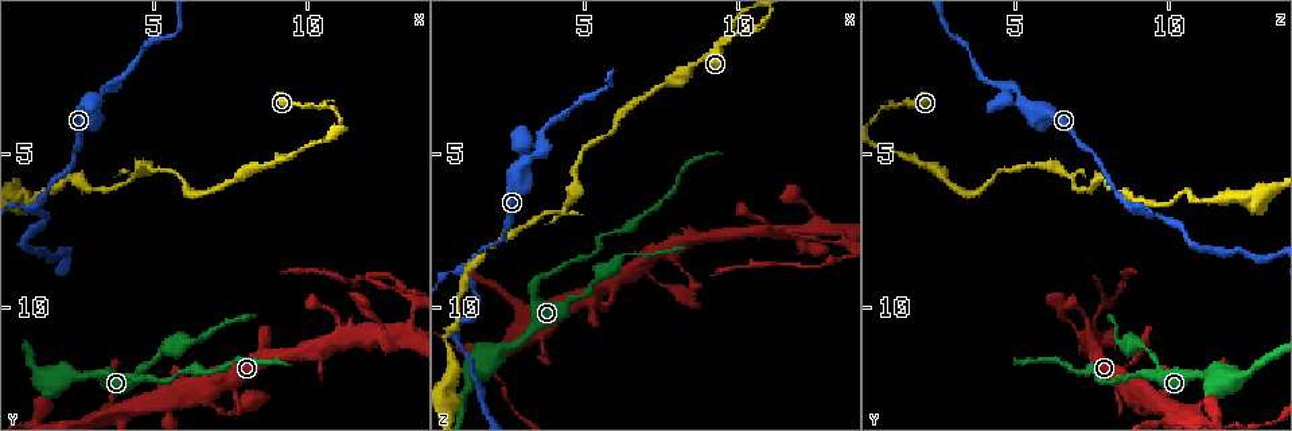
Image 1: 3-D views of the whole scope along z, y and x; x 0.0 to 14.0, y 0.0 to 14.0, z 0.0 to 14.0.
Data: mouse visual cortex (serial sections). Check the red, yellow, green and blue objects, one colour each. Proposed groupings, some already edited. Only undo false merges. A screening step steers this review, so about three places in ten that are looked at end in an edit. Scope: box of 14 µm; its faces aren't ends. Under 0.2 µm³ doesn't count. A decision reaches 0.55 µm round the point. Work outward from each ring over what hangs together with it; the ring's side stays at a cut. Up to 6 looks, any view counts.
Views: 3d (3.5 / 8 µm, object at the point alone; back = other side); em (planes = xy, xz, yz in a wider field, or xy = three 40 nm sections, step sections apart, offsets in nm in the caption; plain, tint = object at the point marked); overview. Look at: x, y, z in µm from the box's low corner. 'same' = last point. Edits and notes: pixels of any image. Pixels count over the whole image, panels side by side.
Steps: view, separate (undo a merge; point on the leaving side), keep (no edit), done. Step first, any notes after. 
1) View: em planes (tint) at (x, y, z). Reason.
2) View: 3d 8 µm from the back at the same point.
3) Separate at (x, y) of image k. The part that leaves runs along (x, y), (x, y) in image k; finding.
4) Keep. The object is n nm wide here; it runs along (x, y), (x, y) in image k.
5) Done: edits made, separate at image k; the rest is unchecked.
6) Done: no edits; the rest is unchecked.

View: 3d 8 µm at (13.1, 10.9, 7.5). Four-way junction.

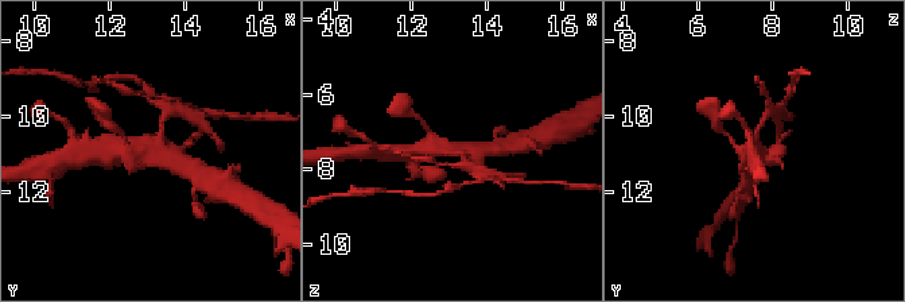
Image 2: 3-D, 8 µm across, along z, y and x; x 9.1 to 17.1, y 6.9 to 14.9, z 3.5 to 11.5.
View: 3d 3.5 µm at (13.2, 10.9, 7.4).

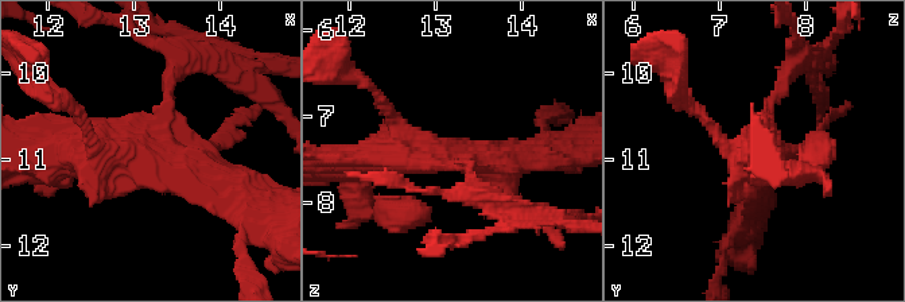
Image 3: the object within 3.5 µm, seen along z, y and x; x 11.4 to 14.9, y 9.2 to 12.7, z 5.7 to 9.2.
View: em xy step 1 (tint) at (13.10, 10.95, 7.45). 4 arms meet here; the arms are 150, 300, 300, 500 nm wide; now the EM.

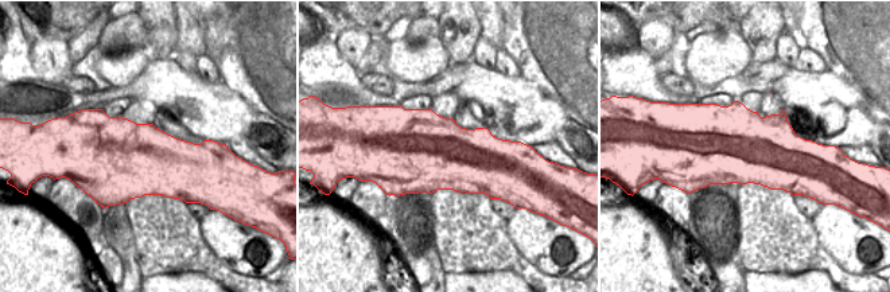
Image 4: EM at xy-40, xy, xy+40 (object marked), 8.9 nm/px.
Separate at (781, 70) of image 3. The part that leaves runs along (769, 107), (800, 57), (835, 37) in image 3; a second cell is stuck on.

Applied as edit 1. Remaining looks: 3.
View: 3d 3.5 µm at (4.1, 5.9, 7.0). Thin neck.

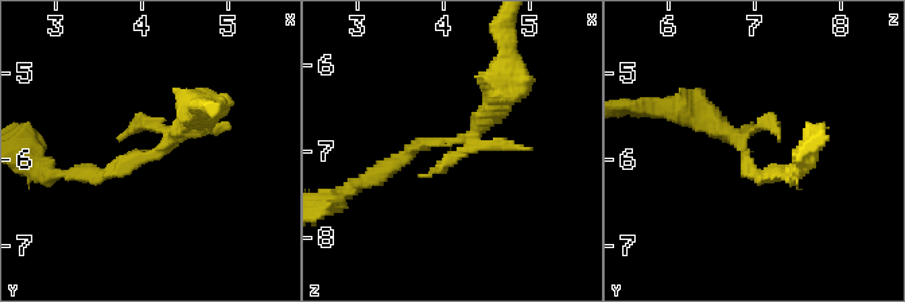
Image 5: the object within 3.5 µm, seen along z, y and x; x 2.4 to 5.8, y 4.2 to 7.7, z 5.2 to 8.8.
View: em xy step 3 (tint) at (4.05, 5.90, 6.85). Shape alone is not enough.

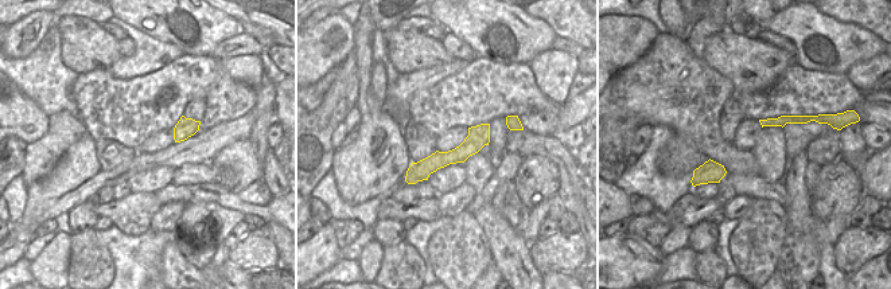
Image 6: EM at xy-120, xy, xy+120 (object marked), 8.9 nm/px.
Keep. It runs along (486, 127), (459, 155), (409, 179) in image 6; continuous, no second cell.

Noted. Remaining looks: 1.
Done: edits made, separate at image 3; the rest is unchecked.

